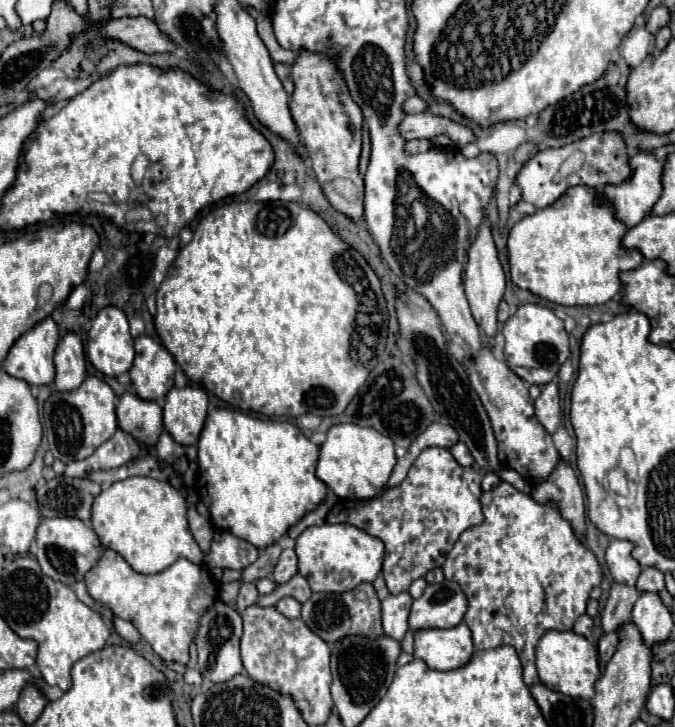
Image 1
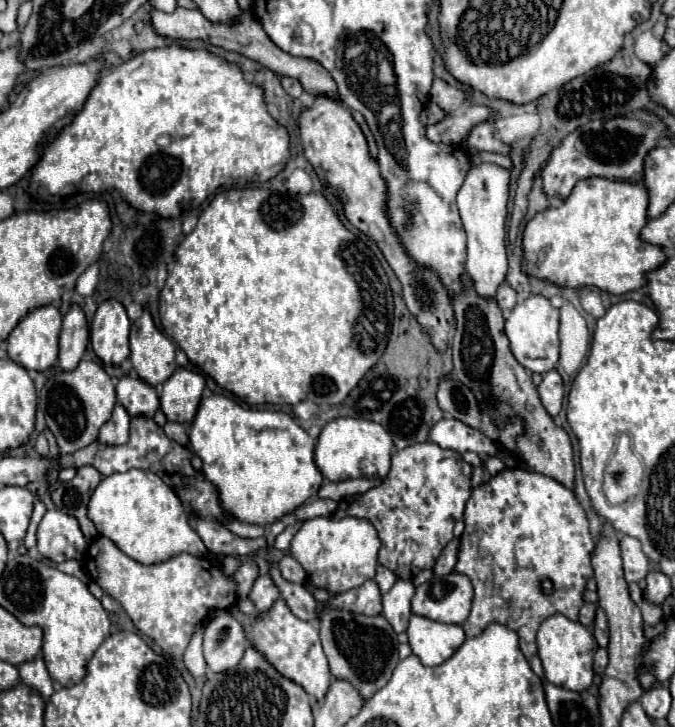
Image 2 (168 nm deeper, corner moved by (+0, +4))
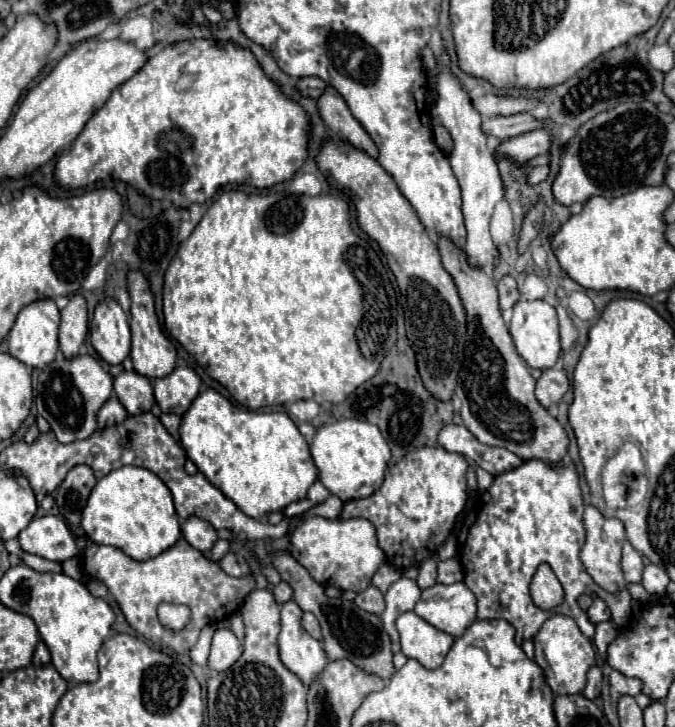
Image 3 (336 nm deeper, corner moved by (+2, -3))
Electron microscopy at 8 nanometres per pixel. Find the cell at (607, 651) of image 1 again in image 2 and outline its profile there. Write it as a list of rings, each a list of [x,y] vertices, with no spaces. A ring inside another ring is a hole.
[[[597,648],[597,652],[595,652],[595,664],[593,664],[595,674],[601,676],[605,672],[605,666],[607,666],[607,648]]]

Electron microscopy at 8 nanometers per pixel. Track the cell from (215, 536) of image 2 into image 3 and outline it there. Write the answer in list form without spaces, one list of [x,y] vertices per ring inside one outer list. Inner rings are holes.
[[[189,517],[183,527],[181,527],[181,533],[185,537],[185,541],[199,549],[199,551],[211,551],[211,547],[215,545],[217,541],[217,531],[213,525],[207,525],[207,521],[199,519],[199,517]]]

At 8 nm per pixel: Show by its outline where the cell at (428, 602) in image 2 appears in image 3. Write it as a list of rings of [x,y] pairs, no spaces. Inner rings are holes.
[[[435,583],[423,591],[419,603],[415,605],[415,613],[451,637],[461,637],[475,621],[475,595],[465,583]]]

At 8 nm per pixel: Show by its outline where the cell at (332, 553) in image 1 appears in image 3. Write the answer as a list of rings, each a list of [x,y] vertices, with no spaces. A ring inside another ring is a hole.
[[[307,517],[289,535],[289,553],[311,573],[321,585],[333,585],[339,589],[351,589],[361,593],[371,585],[371,577],[385,563],[385,553],[377,543],[375,527],[363,519],[325,519]]]

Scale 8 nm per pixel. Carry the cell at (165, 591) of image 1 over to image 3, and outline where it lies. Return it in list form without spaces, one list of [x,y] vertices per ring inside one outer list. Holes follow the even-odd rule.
[[[181,537],[173,547],[147,561],[135,561],[121,549],[111,545],[91,543],[83,555],[83,567],[89,577],[107,585],[115,601],[119,603],[129,625],[155,645],[165,645],[175,653],[189,651],[205,625],[214,624],[230,617],[243,603],[243,599],[255,589],[255,577],[231,577],[201,551],[187,545]],[[169,601],[175,605],[187,605],[191,609],[191,623],[183,631],[167,631],[157,619],[157,605]]]

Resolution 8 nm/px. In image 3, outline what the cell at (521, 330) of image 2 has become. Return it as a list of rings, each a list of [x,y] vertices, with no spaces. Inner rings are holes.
[[[517,301],[513,307],[511,319],[511,337],[517,347],[517,353],[527,361],[533,369],[551,369],[555,367],[561,353],[559,347],[559,323],[557,311],[553,305],[545,301]]]

